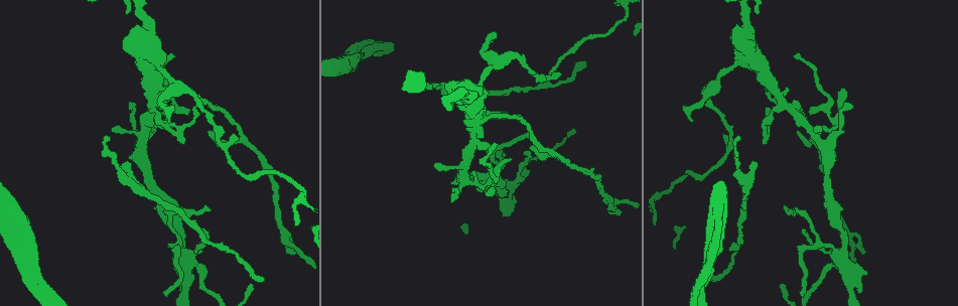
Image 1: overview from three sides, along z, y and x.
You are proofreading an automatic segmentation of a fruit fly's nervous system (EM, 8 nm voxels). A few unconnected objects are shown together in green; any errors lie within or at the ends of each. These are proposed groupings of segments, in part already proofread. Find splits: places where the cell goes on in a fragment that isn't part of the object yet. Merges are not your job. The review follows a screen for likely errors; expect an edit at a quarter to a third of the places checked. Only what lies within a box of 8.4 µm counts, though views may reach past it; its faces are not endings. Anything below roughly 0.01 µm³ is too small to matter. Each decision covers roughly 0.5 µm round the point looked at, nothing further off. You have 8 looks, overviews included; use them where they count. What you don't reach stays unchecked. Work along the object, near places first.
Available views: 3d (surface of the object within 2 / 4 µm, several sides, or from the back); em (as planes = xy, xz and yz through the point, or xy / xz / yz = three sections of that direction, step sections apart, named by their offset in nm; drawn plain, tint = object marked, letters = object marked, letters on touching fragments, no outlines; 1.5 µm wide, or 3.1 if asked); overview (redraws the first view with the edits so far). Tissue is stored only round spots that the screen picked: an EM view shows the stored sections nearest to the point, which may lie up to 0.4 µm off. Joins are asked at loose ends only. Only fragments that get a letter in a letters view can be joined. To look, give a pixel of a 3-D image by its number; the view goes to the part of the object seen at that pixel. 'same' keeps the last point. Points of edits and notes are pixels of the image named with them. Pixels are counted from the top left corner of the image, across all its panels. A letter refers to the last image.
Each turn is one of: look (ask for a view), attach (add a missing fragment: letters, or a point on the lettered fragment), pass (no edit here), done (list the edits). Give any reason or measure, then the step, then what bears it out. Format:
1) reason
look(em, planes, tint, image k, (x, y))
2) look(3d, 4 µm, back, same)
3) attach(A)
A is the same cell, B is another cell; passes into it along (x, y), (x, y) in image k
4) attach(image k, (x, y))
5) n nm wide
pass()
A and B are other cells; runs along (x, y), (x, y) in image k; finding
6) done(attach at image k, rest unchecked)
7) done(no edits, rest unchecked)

tapers out
look(em, yz, step 8, tint, image 1, (803, 231))

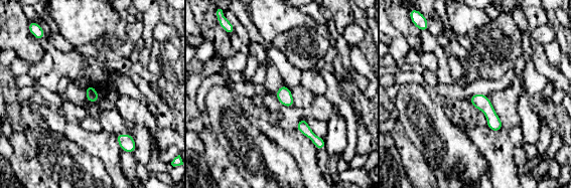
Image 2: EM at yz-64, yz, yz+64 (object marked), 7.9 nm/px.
look(em, planes, letters, same)

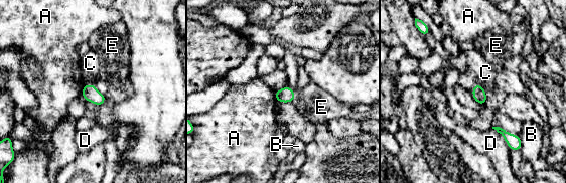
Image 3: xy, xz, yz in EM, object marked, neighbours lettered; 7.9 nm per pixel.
D touches over 240 nm
pass()
A, B, C, D and E are other cells; border along (477, 81), (483, 88) in image 3; none of them fits

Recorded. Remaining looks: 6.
an open end
look(3d, 4 µm, image 1, (572, 131))

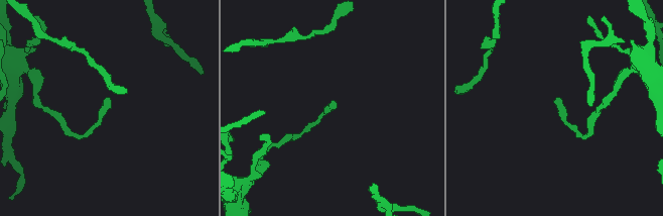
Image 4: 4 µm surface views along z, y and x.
shape alone is not enough
look(em, xy, step 4, letters, image 4, (107, 97))

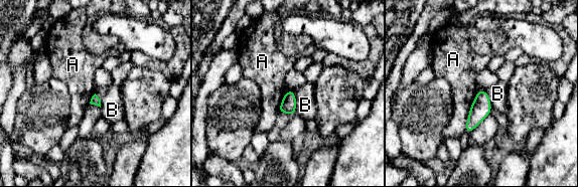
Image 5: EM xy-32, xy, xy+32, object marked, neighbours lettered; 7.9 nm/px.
pass()
A and B are other cells; border along (479, 89), (470, 107), (463, 131) in image 5; none of them fits

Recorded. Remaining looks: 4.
long arm stops here
look(3d, 4 µm, back, image 1, (263, 281))

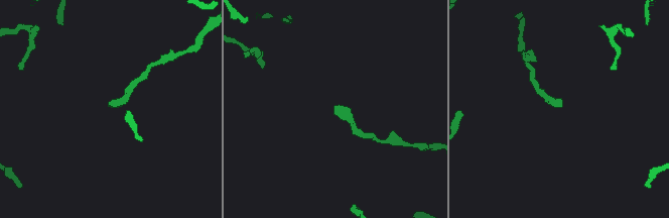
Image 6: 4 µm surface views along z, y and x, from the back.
need the tissue
look(em, planes, plain, image 6, (110, 106))

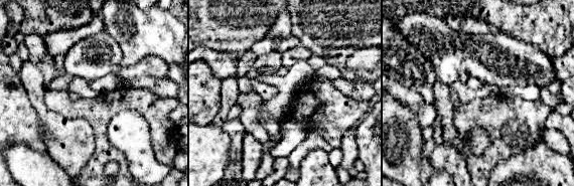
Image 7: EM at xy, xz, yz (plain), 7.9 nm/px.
look(em, planes, letters, same)

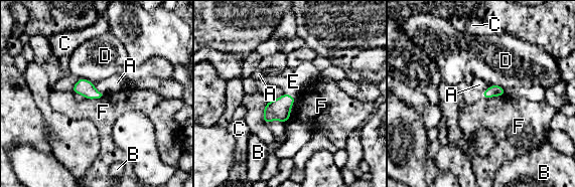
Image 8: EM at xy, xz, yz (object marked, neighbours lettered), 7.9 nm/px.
attach(E)
E is the same cell, A, B, C, D and F are other cells; it goes on there

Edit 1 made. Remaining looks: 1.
done(attach at image 8, rest unchecked)

